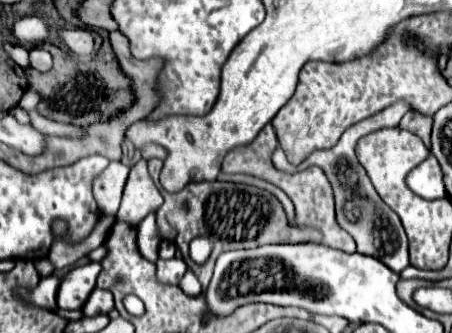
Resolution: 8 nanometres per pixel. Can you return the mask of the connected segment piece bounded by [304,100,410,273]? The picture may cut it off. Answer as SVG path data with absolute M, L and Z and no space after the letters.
M396 101L392 107L386 107L384 111L380 111L376 115L352 125L350 129L346 129L342 139L336 143L336 147L324 149L324 151L314 151L304 161L306 167L316 165L326 173L326 177L334 189L334 197L336 197L336 221L344 231L348 231L354 237L354 241L358 245L358 253L380 259L384 265L388 265L396 273L400 273L400 269L404 269L408 265L406 233L402 229L398 215L382 199L378 199L380 195L374 191L364 167L358 163L354 147L356 147L360 137L364 137L372 131L378 131L382 127L396 127L408 111L410 111L410 107L408 107L407 102Z

